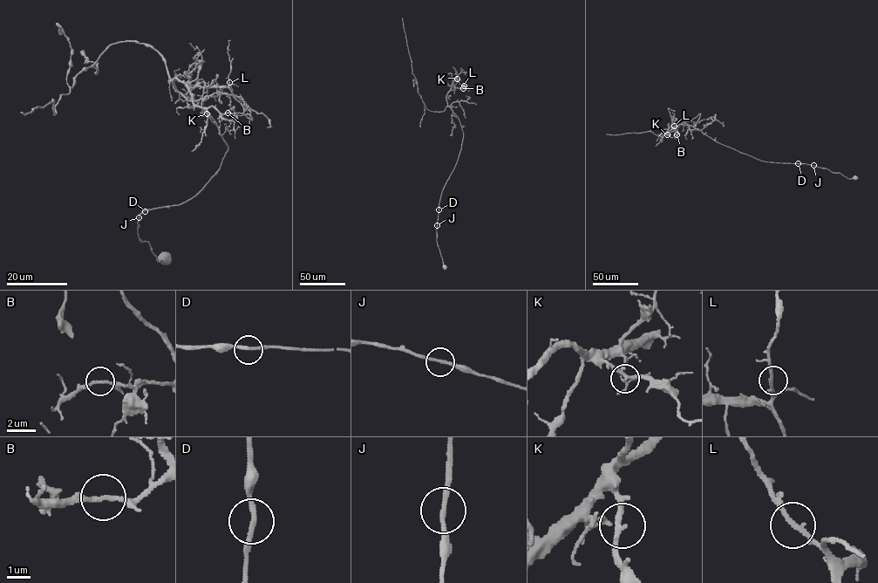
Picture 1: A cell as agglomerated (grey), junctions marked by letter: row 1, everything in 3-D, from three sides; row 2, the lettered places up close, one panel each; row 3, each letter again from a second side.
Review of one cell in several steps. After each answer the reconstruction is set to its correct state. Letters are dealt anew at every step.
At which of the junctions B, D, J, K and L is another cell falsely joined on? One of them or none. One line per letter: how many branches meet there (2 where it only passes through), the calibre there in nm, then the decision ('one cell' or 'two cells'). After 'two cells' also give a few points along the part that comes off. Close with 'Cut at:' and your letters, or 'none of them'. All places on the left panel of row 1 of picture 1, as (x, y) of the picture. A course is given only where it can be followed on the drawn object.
B: branches 2; calibre 200 nm; one cell
D: branches 2; calibre 240 nm; one cell
J: branches 2; calibre 200 nm; one cell
K: branches 2; calibre 190 nm; one cell
L: branches 2; calibre 200 nm; one cell
Cut at: none of them

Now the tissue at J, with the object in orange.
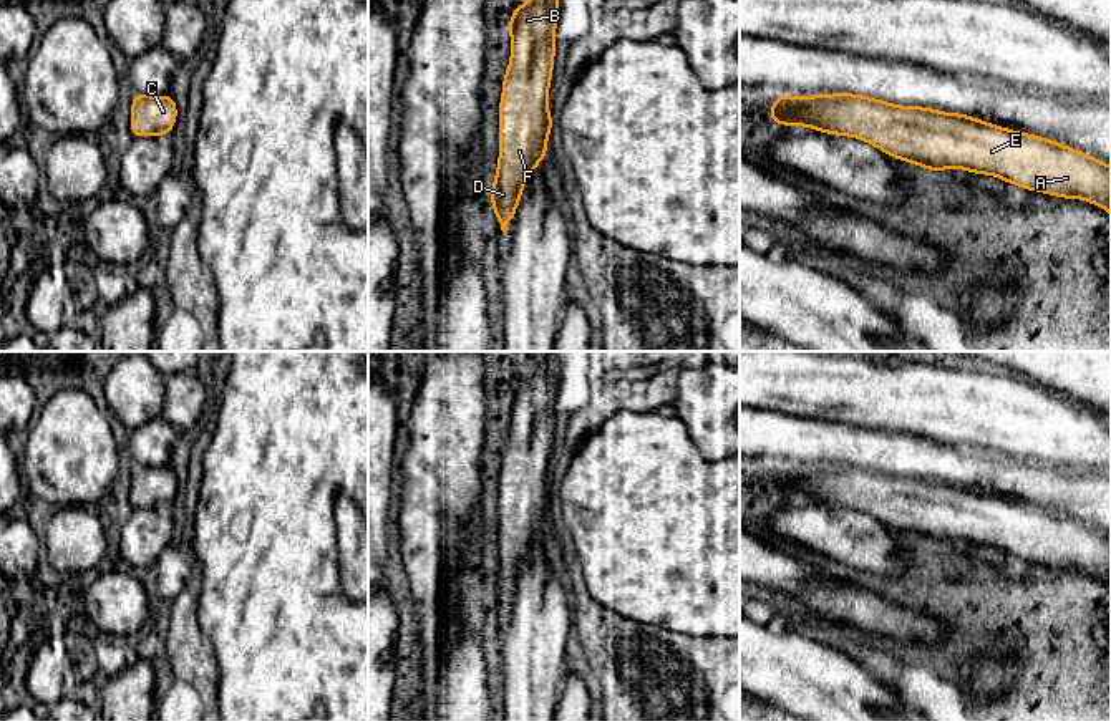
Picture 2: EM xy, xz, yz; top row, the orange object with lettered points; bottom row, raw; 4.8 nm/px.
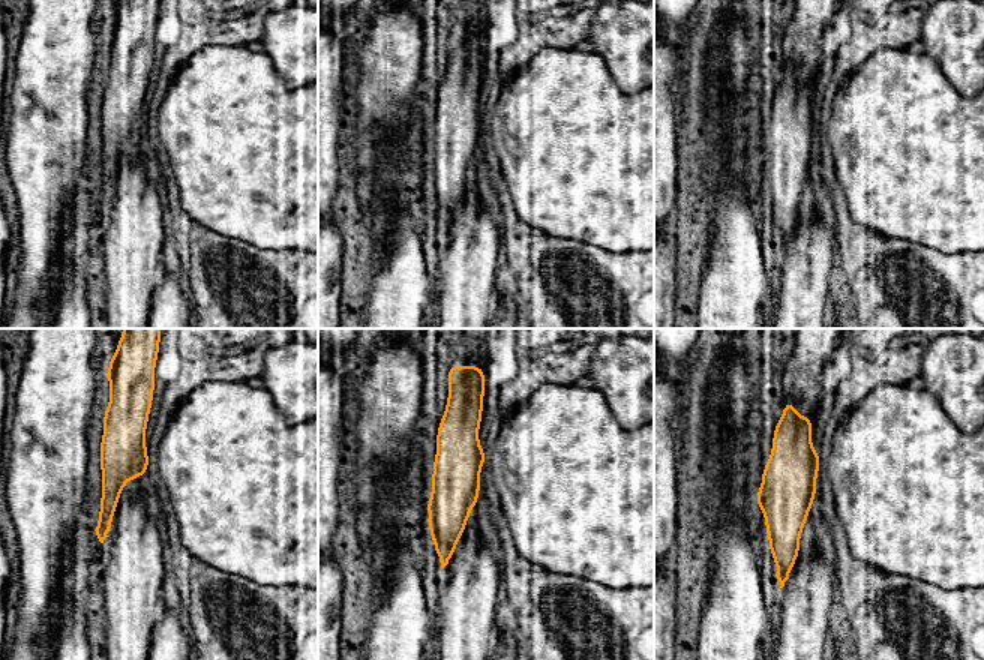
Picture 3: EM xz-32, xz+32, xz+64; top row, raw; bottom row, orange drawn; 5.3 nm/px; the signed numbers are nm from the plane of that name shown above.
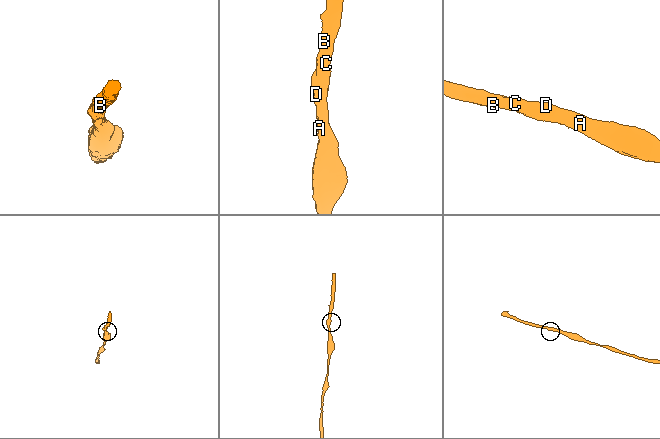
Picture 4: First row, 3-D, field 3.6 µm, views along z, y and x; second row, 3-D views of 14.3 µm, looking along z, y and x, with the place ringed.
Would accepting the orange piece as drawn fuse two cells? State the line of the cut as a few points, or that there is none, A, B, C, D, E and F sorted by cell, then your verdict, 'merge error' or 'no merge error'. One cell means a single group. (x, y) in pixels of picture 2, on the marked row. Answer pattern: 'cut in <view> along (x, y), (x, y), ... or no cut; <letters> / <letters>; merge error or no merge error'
no cut; A B C D E F; no merge error

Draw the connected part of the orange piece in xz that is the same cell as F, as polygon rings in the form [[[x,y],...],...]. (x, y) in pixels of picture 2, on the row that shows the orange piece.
[[[527,0],[512,10],[509,36],[512,51],[499,99],[499,156],[491,187],[491,206],[501,230],[514,219],[529,174],[546,159],[554,118],[549,114],[549,88],[556,58],[559,0]]]

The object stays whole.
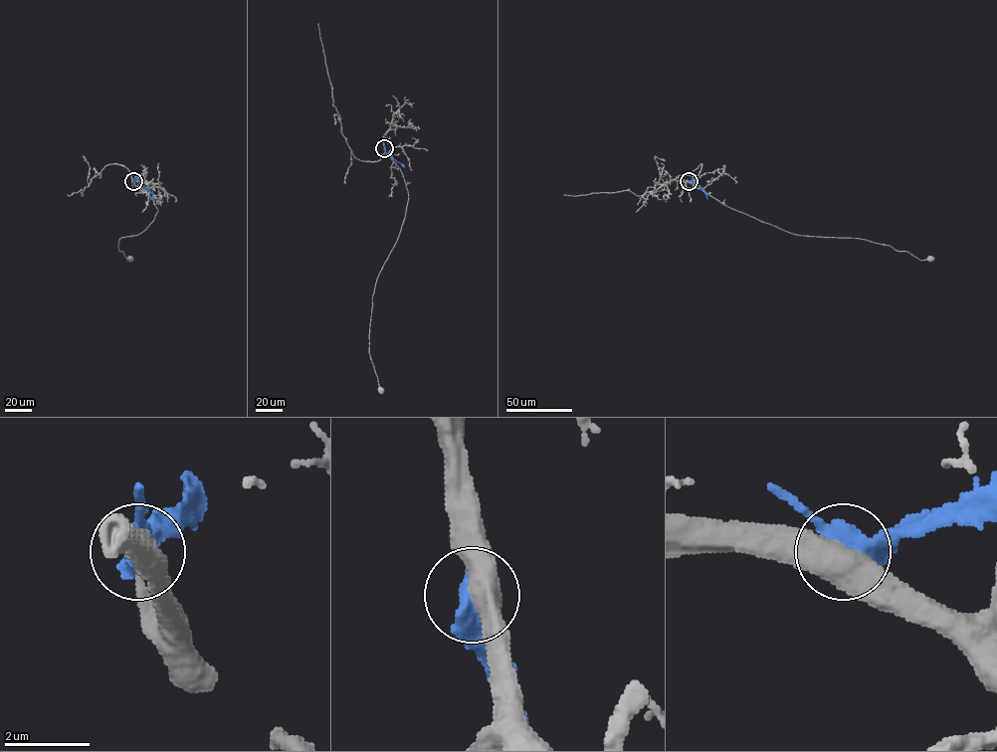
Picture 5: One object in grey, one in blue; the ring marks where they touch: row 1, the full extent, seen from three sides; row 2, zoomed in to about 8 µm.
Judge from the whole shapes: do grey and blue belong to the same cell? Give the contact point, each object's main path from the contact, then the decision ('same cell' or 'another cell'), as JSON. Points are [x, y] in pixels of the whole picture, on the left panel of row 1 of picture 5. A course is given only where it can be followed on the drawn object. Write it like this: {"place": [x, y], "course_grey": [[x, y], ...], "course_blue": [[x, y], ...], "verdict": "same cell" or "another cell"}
{"place": [133, 181], "course_grey": [[133, 182], [149, 196], [158, 211], [141, 233], [119, 239], [119, 250], [127, 260], [130, 258]], "course_blue": [[133, 182], [138, 181], [154, 199]], "verdict": "another cell"}

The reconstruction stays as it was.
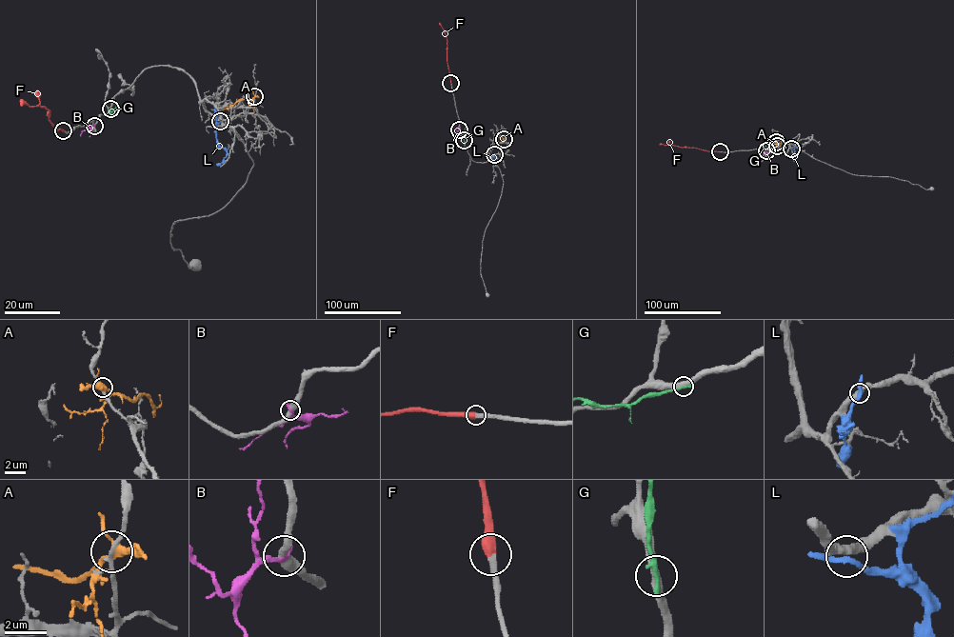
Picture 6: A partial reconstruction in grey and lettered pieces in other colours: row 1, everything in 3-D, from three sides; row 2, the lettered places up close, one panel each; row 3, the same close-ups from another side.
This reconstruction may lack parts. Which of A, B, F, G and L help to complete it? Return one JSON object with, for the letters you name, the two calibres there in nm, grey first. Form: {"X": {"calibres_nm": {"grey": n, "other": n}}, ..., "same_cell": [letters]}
{"F": {"calibres_nm": {"grey": 360, "other": 550}}, "same_cell": ["F"]}

